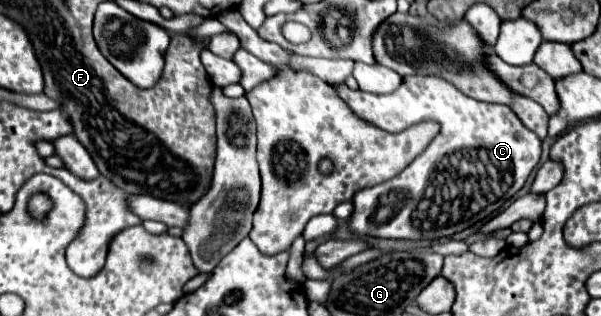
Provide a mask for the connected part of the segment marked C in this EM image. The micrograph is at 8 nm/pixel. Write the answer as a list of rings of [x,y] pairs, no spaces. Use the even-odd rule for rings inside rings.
[[[412,75],[402,79],[400,87],[390,93],[390,95],[374,95],[374,93],[364,93],[364,91],[352,91],[346,87],[346,83],[338,83],[334,85],[336,93],[340,99],[344,99],[348,103],[348,107],[352,109],[352,113],[356,113],[356,117],[372,123],[378,129],[398,129],[404,131],[414,123],[420,121],[438,121],[440,123],[440,133],[436,135],[436,139],[428,145],[428,149],[414,159],[402,173],[398,173],[396,177],[374,185],[370,189],[362,189],[354,195],[354,213],[350,217],[350,229],[360,235],[360,237],[382,237],[382,239],[442,239],[442,237],[452,237],[458,231],[468,229],[470,225],[488,219],[490,215],[494,215],[496,211],[500,211],[526,183],[528,175],[532,173],[532,169],[538,165],[540,155],[542,155],[542,147],[540,147],[540,139],[536,133],[530,133],[520,119],[514,115],[512,109],[504,107],[504,105],[494,105],[494,103],[482,103],[476,101],[472,97],[466,97],[464,93],[460,93],[456,87],[452,87],[448,81],[432,75],[432,77],[422,77],[422,75]],[[442,161],[446,161],[446,197],[442,199],[442,205],[436,207],[436,221],[430,221],[430,229],[418,229],[412,225],[412,211],[416,211],[418,201],[424,197],[426,187],[430,185],[430,175],[434,171],[434,167],[438,167]],[[386,195],[404,195],[398,197],[400,205],[392,205],[392,213],[388,215],[388,219],[378,221],[376,219],[376,211],[380,209],[380,205],[384,201],[388,201]]]

